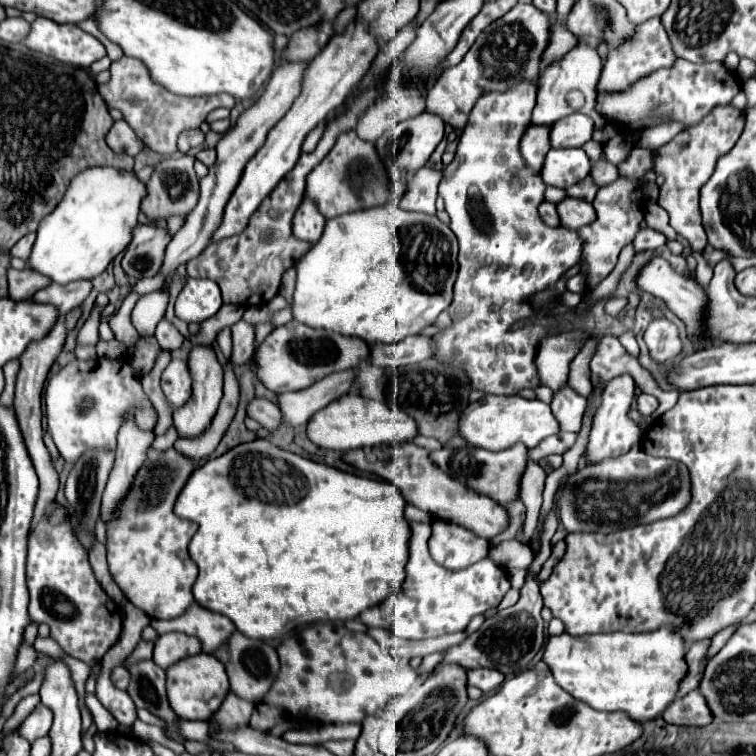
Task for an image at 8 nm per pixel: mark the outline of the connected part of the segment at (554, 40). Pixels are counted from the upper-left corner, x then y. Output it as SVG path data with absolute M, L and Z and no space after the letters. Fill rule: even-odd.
M551 27L551 39L549 39L549 47L543 53L541 69L561 59L567 51L571 51L571 47L575 47L575 43L577 41L575 41L575 35L571 35L571 31L567 31L565 27Z

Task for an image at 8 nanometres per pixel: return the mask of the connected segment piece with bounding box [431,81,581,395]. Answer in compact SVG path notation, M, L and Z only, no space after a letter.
M521 81L509 91L485 93L473 107L469 121L461 133L457 155L451 165L445 167L439 185L439 195L445 199L445 211L451 217L451 229L459 239L459 275L455 281L455 297L449 311L451 325L431 335L435 343L435 355L431 359L439 363L459 363L467 371L467 379L473 391L485 395L517 395L521 389L535 389L541 385L535 367L535 355L541 341L555 333L553 327L539 325L535 319L549 313L559 305L559 295L553 295L547 305L537 311L537 305L529 301L533 293L547 291L581 259L581 239L577 231L567 227L547 227L537 211L543 201L543 179L527 169L525 159L519 155L519 139L531 123L531 111L535 107L537 83Z

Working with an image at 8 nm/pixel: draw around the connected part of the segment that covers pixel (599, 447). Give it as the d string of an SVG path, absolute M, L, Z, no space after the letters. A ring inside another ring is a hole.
M619 375L605 385L603 403L595 415L595 423L593 423L593 429L589 435L589 445L585 451L585 465L595 465L605 459L619 457L619 455L627 453L639 441L641 429L637 427L635 421L629 419L629 409L631 409L633 397L635 397L635 381L631 375Z

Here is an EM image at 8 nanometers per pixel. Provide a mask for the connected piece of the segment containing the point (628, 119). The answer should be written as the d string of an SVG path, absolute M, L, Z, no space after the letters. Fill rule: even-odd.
M677 59L673 67L653 71L653 75L645 75L637 79L625 91L599 91L595 111L605 117L609 123L613 121L617 127L631 127L635 129L637 121L653 119L655 127L661 117L671 117L687 127L701 123L701 119L719 105L729 105L733 97L741 91L739 77L729 71L723 63L691 63L685 59Z

